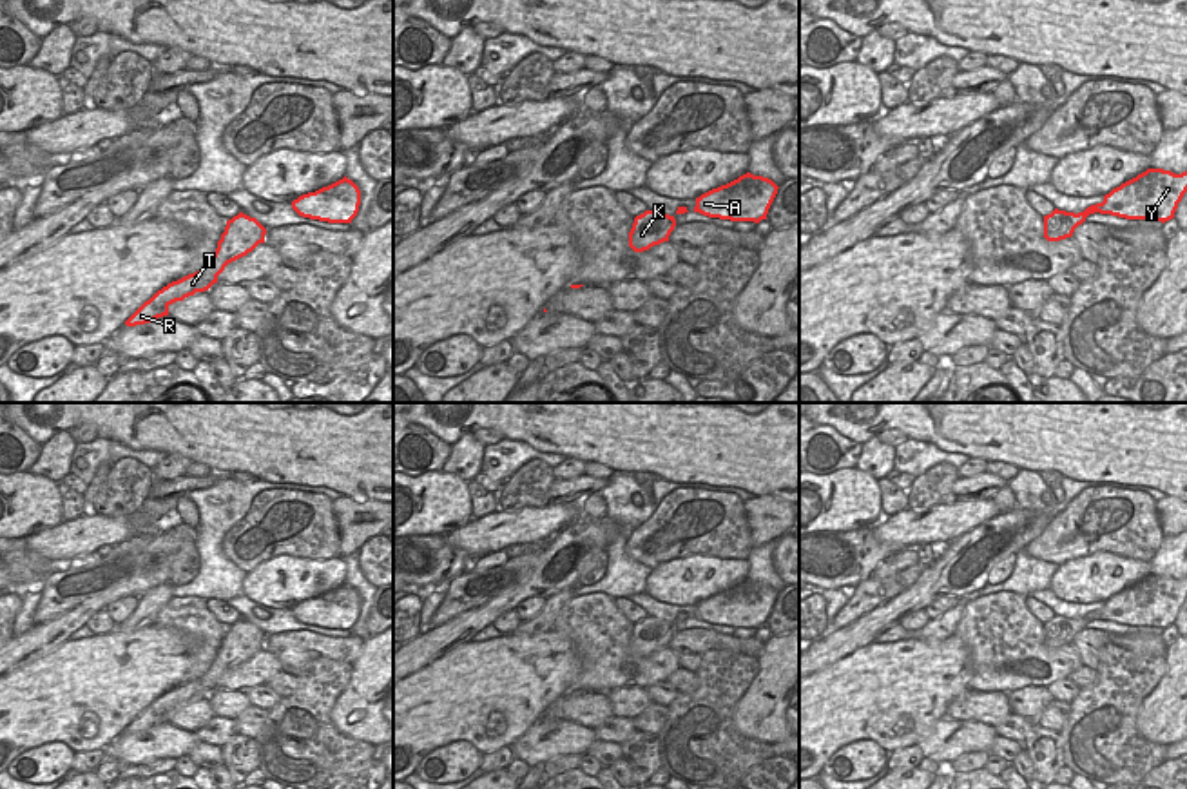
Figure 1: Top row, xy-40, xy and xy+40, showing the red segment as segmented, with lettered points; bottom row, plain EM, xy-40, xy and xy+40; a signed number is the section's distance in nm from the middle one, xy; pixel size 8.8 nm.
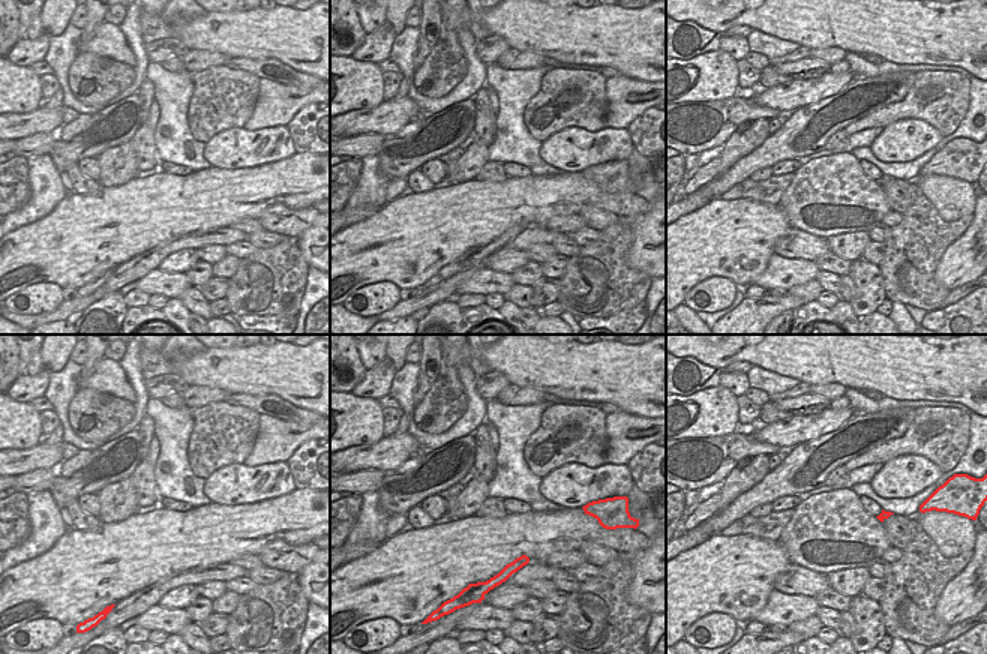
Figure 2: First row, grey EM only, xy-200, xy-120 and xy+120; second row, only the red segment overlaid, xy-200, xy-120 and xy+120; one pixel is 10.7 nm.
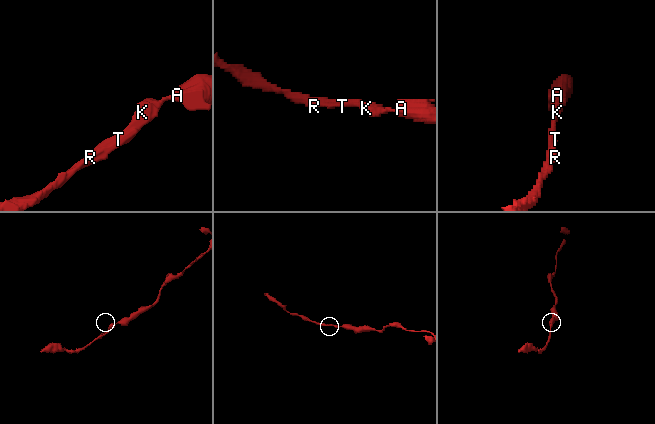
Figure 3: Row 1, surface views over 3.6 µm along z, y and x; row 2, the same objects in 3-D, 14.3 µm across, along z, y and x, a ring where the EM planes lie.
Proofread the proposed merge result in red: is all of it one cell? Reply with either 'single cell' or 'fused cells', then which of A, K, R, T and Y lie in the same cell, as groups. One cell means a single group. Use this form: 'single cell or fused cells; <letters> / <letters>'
single cell; A K R T Y

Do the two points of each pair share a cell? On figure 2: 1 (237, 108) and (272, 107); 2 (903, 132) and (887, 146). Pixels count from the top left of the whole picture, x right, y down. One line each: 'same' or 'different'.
1: different
2: same

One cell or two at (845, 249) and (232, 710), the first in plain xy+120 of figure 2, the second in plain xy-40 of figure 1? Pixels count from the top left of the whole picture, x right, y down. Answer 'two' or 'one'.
one

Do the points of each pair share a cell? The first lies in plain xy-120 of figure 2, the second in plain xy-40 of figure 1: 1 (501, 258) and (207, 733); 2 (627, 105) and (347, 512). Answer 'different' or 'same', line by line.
1: different
2: same

